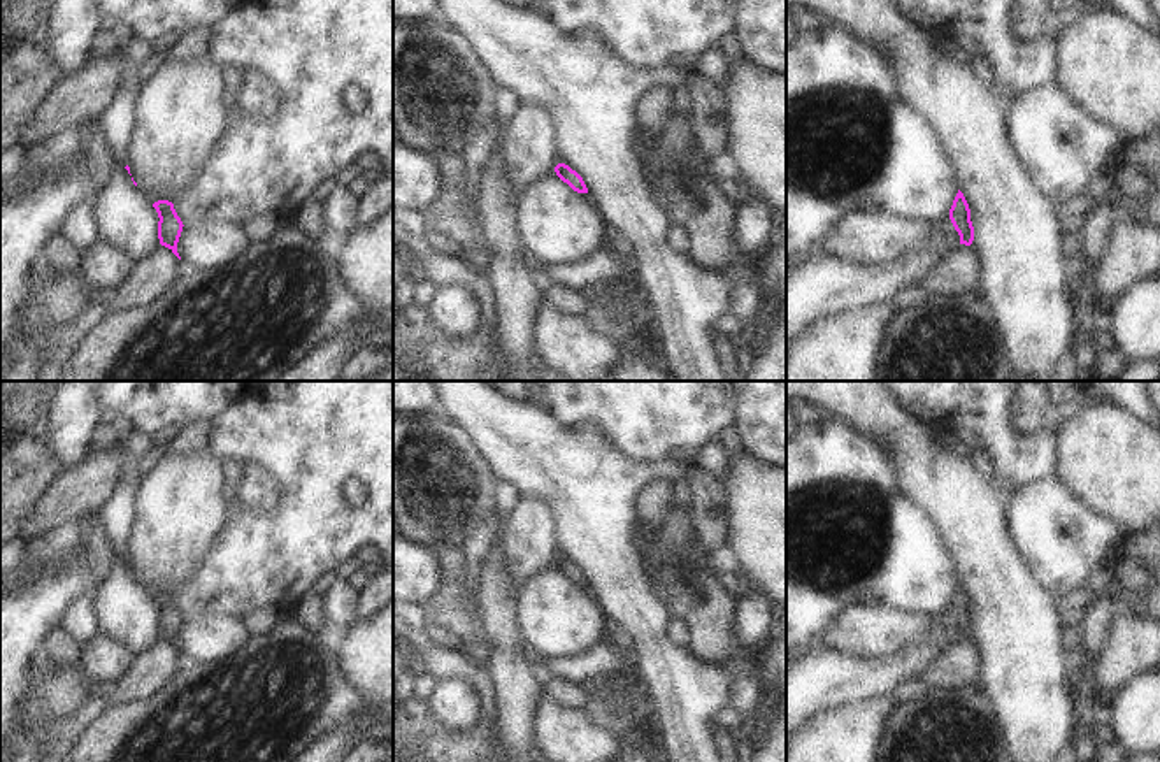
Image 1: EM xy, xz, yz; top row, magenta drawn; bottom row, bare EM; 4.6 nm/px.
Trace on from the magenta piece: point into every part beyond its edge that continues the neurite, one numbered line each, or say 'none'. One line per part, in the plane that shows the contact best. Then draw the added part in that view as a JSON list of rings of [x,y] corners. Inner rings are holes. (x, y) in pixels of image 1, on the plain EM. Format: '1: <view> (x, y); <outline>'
none

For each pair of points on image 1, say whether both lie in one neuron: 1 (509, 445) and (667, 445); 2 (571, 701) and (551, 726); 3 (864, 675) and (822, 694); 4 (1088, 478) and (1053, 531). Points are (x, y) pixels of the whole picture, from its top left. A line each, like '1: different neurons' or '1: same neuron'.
1: different neurons
2: different neurons
3: same neuron
4: different neurons

